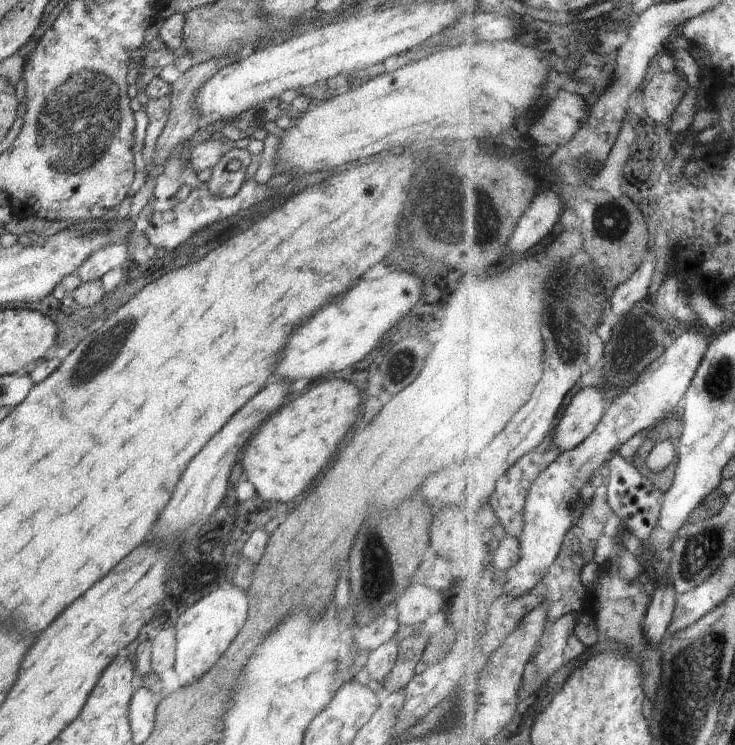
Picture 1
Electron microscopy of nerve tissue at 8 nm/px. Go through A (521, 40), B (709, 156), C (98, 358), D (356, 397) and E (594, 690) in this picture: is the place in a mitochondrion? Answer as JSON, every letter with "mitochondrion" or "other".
{"A":"other","B":"other","C":"mitochondrion","D":"other","E":"other"}

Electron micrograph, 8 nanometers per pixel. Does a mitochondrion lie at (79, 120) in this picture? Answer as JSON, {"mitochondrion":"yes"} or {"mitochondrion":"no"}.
{"mitochondrion":"yes"}

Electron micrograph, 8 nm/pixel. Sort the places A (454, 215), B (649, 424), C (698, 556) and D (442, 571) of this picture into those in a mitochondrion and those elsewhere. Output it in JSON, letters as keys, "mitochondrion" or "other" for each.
{"A":"mitochondrion","B":"other","C":"mitochondrion","D":"other"}

